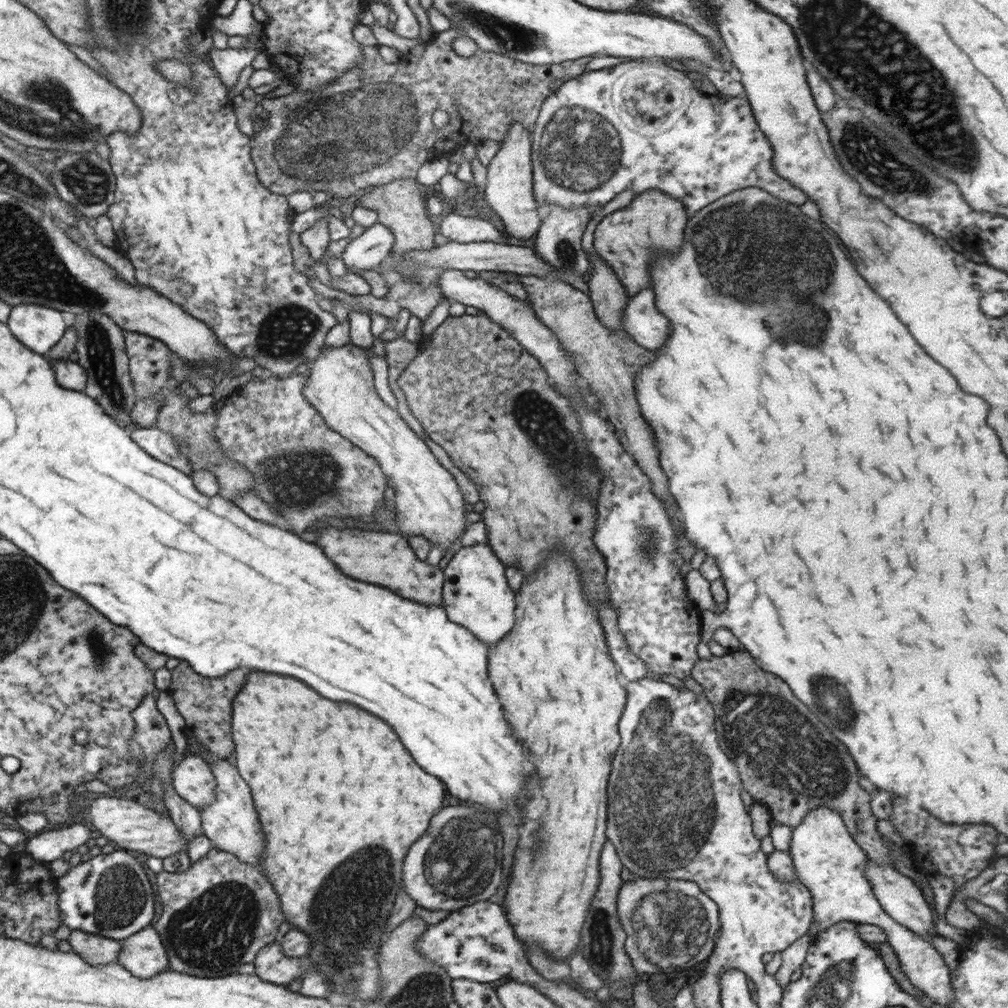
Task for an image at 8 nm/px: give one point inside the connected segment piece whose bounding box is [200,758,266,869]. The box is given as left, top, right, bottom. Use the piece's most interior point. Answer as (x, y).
(231, 823)

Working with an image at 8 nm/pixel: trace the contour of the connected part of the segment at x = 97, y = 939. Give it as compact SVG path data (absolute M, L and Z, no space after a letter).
M71 930L68 942L75 953L79 953L85 960L90 960L94 966L118 963L120 959L121 941L94 935L83 930Z

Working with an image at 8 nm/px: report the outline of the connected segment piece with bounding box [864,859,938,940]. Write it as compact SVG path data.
M869 860L865 862L865 877L869 880L874 894L877 896L878 902L882 908L896 922L911 930L914 934L920 935L922 938L929 940L938 933L930 933L932 925L932 908L926 901L926 898L920 891L920 888L910 879L896 871L894 867L883 867L876 861Z

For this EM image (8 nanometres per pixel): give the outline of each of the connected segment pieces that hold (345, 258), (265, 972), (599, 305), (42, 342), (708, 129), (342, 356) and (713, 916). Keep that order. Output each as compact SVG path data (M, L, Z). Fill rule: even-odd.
M376 222L346 246L341 260L348 270L374 270L390 254L393 243L393 232Z
M279 941L262 947L253 963L255 975L272 984L290 984L292 980L303 979L306 975L302 959L283 955Z
M594 256L589 267L592 267L591 279L587 282L589 298L598 320L611 331L624 331L621 316L629 299L624 285L600 256Z
M20 304L11 308L6 323L22 344L45 356L63 338L70 318L45 305Z
M656 58L652 60L632 59L631 61L622 62L610 68L586 71L580 76L568 80L568 82L559 86L556 92L548 95L543 100L530 137L532 141L533 193L541 218L548 213L548 204L557 204L562 208L593 206L595 209L601 209L605 204L608 204L616 194L626 189L633 190L636 195L644 191L649 191L650 189L664 191L673 199L681 200L684 203L688 217L700 211L701 208L708 206L708 204L712 204L715 200L720 199L721 196L726 196L731 192L746 187L763 188L771 195L798 206L810 200L804 191L795 187L790 181L782 178L775 171L773 165L774 149L770 141L766 138L766 135L760 130L747 97L727 97L722 94L706 95L701 93L694 87L688 75L666 65L664 60Z
M350 342L340 347L325 347L316 355L306 374L308 375L305 376L307 381L303 386L303 395L309 400L309 403L314 405L330 428L378 461L382 472L386 475L387 486L391 486L395 490L396 532L400 532L406 537L424 536L432 544L438 543L439 547L443 548L445 555L452 543L456 539L460 540L466 524L473 520L473 516L465 509L466 502L454 475L438 462L427 443L410 429L398 411L384 403L376 393L374 374L371 364L366 358L365 349L356 347Z
M635 877L621 886L618 893L617 911L620 924L626 931L625 949L629 954L636 972L649 974L666 973L675 976L686 972L698 962L707 960L719 936L719 908L717 904L695 882L674 878Z

